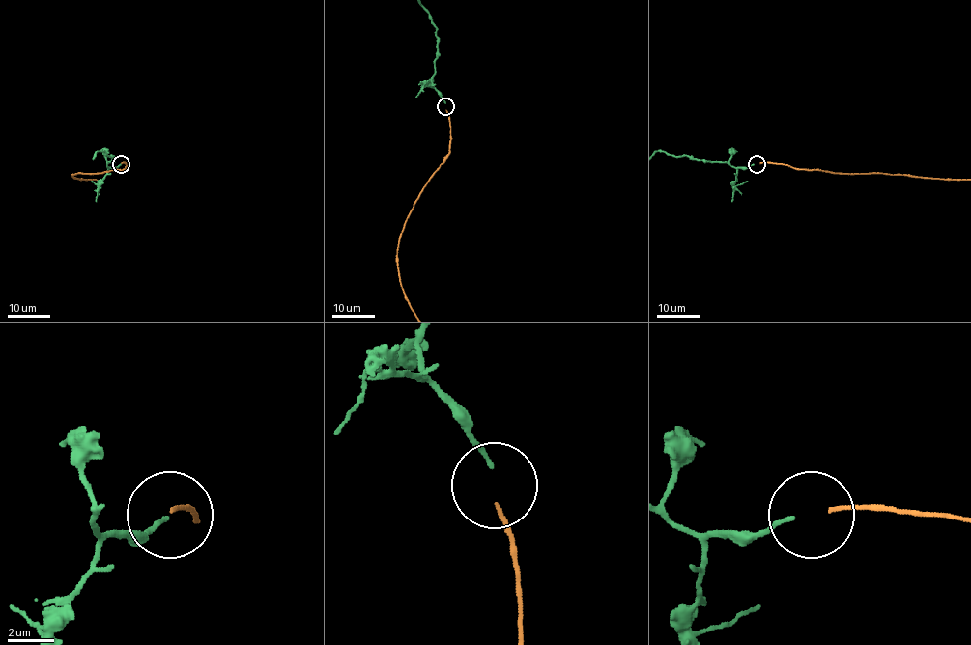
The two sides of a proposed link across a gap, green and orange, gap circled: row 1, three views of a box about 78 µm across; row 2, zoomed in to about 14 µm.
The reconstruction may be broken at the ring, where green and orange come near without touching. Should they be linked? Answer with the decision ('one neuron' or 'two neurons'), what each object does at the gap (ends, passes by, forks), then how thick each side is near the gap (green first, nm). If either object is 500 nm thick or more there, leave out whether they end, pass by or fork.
one neuron; green ends; orange ends; calibres 170 and 170 nm

